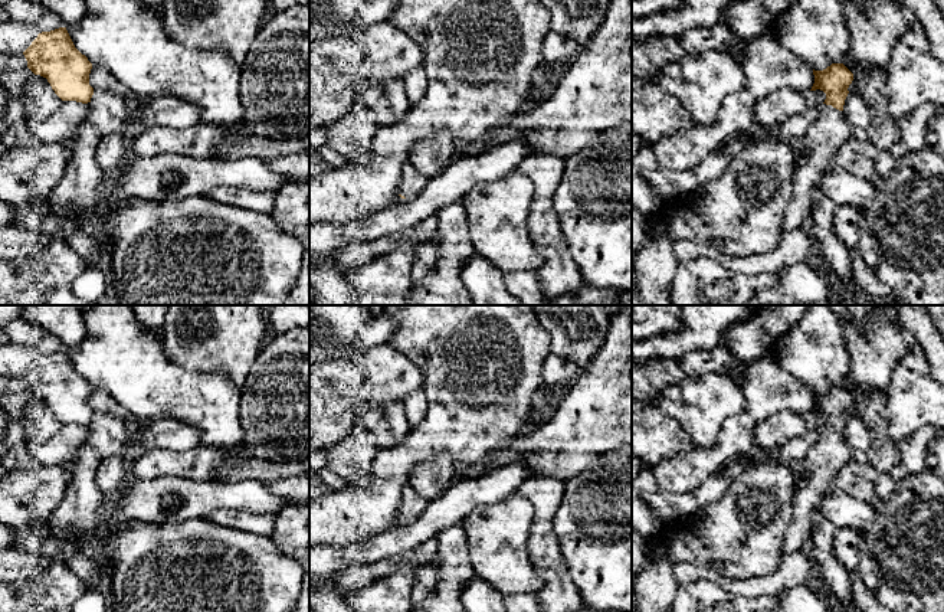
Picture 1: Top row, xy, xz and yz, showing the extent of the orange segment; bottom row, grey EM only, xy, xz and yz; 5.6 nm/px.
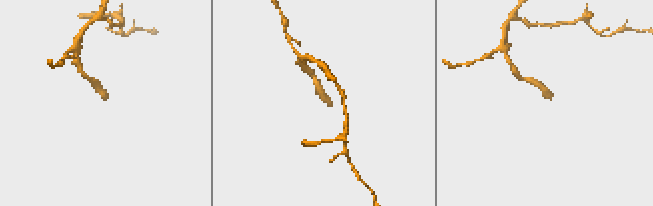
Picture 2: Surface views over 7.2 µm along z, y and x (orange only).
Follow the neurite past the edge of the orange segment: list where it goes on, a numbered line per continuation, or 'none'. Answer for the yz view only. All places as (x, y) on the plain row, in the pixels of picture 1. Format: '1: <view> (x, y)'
1: yz (831, 452)

